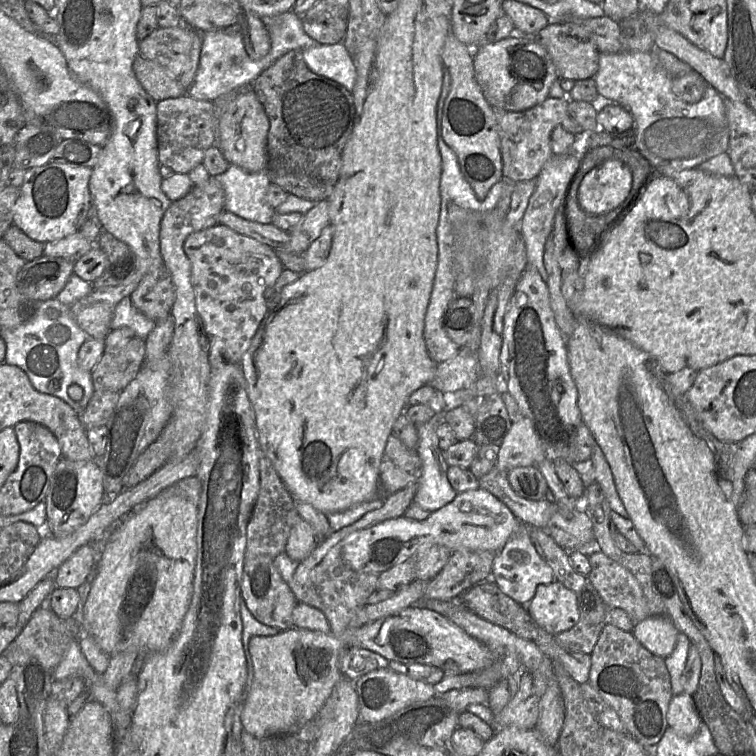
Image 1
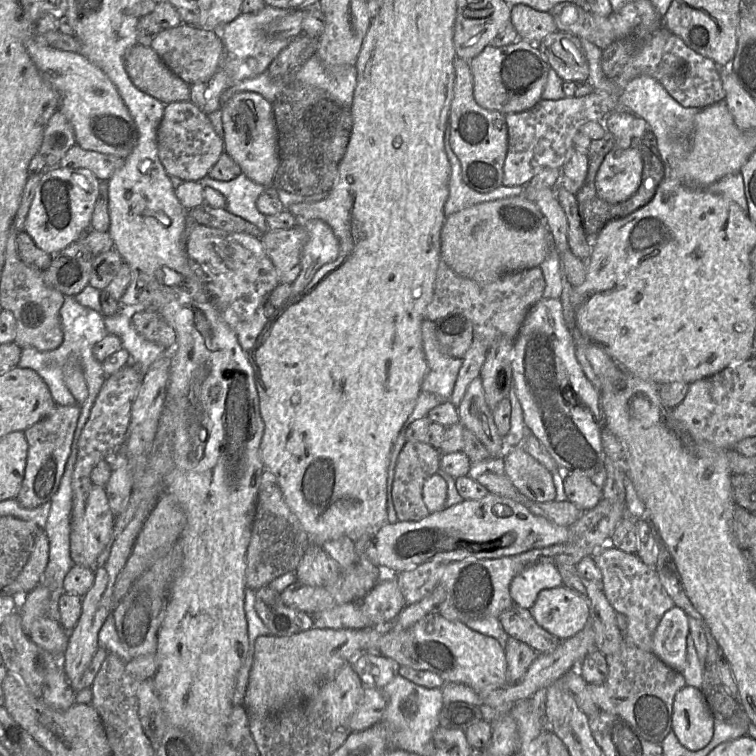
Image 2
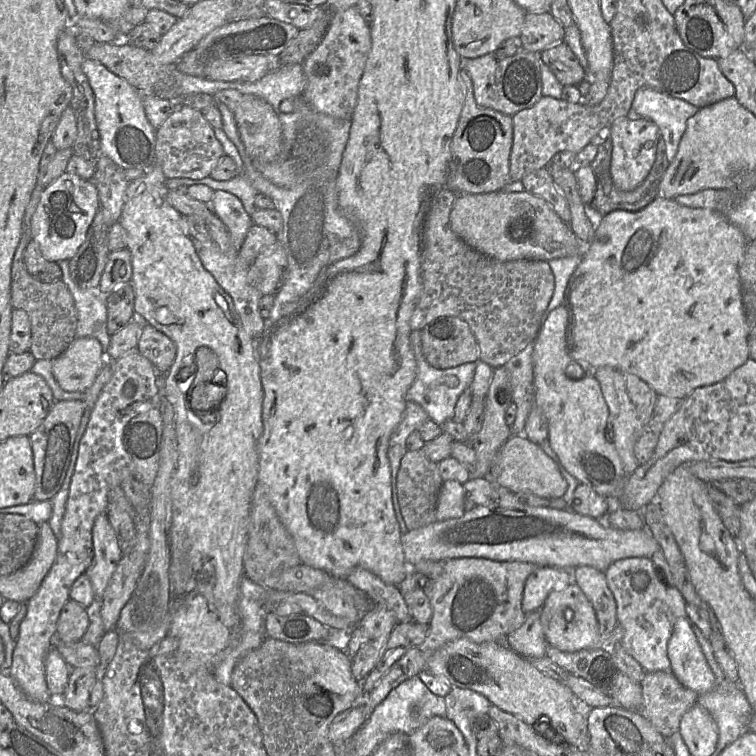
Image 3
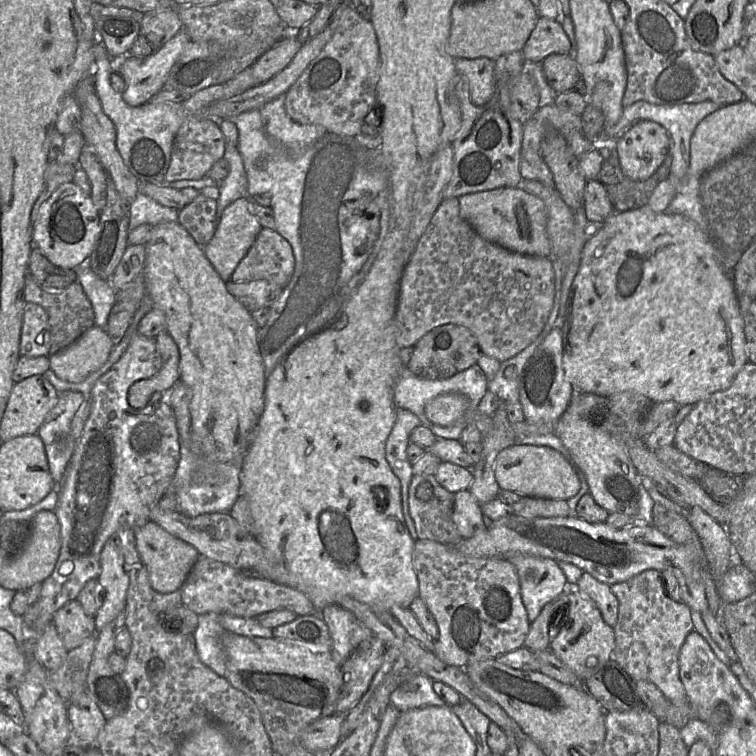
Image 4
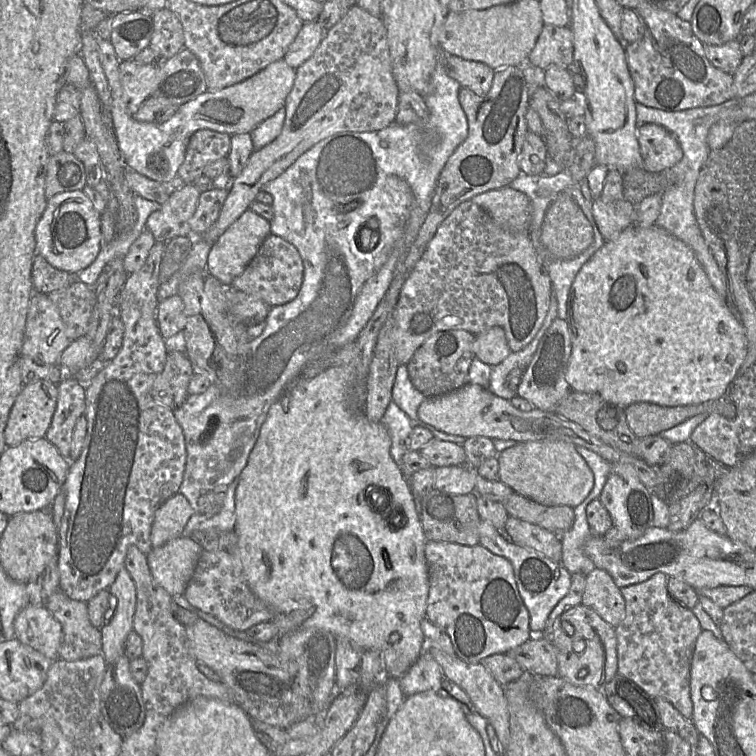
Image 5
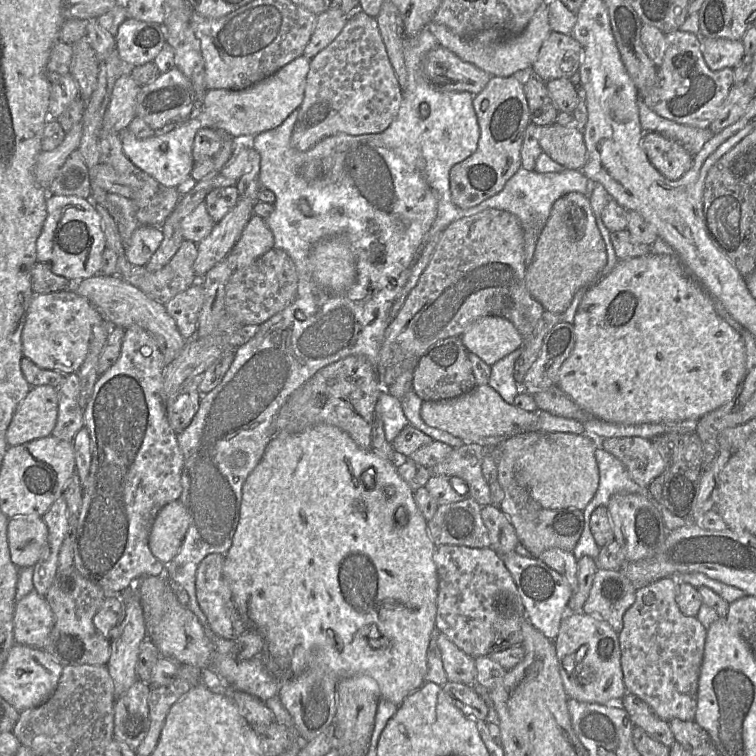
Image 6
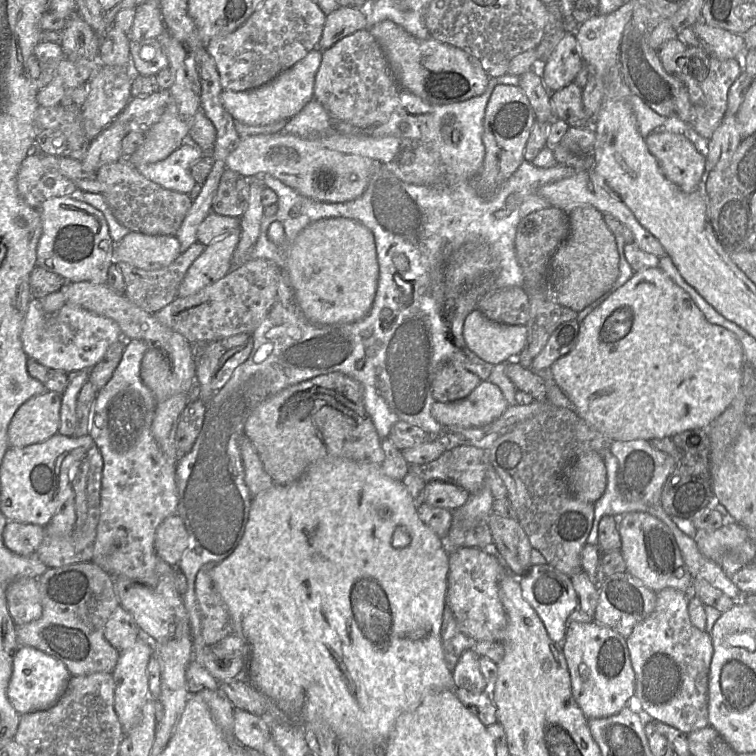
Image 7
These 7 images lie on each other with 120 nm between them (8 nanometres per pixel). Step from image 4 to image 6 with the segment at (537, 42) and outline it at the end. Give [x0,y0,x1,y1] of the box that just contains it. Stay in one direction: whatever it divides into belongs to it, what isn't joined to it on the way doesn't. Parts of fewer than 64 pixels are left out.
[532,31,582,82]

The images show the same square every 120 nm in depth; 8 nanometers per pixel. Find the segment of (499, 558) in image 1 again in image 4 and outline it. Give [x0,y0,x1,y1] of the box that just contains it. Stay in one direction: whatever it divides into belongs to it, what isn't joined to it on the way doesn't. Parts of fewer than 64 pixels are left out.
[505,555,571,624]

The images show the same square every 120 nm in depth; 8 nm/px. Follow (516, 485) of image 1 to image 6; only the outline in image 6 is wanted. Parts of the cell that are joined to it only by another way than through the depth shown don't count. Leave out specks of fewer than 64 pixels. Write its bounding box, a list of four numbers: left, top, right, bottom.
[514,433,599,511]

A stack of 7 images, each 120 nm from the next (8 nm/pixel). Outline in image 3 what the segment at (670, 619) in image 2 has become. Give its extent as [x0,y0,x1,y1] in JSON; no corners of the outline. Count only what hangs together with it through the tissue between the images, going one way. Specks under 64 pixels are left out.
[667,617,718,695]

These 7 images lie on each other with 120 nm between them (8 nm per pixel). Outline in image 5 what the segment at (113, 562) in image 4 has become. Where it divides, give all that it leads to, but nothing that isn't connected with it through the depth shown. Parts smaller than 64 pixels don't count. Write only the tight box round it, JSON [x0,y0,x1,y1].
[99,568,136,665]

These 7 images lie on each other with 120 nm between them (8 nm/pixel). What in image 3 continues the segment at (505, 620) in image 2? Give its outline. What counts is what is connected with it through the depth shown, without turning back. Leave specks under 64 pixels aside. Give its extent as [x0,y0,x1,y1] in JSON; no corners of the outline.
[545,645,620,696]

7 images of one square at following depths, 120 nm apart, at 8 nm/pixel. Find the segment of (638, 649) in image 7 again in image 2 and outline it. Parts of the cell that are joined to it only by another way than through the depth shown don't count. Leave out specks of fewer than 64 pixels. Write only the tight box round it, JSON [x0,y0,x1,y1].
[592,544,674,651]

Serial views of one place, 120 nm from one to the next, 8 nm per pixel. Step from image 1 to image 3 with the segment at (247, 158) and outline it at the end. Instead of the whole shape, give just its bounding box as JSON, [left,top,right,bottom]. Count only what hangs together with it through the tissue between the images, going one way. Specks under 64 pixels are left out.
[213,89,282,164]

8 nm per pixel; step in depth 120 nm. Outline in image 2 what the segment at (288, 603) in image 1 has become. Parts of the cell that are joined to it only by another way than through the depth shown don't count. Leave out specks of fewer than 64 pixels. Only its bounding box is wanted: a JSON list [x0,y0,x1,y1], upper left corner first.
[255,585,315,636]

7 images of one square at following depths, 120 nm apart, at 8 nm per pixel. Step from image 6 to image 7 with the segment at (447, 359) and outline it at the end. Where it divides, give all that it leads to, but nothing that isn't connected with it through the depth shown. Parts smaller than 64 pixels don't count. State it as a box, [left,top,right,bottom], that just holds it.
[432,362,481,402]

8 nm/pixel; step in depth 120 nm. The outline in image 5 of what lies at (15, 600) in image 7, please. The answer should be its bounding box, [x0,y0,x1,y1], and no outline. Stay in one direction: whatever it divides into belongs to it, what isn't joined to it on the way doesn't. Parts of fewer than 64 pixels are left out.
[14,604,62,660]

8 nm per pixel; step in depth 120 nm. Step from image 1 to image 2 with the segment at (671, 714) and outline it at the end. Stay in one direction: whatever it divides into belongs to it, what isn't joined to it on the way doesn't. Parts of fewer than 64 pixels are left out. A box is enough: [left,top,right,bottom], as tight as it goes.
[672,686,715,751]

